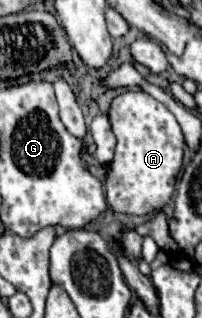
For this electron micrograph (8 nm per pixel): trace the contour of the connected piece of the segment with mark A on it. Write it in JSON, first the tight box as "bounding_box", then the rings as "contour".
{"bounding_box":[106,90,184,214],"contour":[[[144,90],[124,92],[112,100],[110,124],[116,134],[114,158],[106,170],[106,200],[114,212],[150,214],[164,208],[182,168],[184,136],[174,114]]]}

